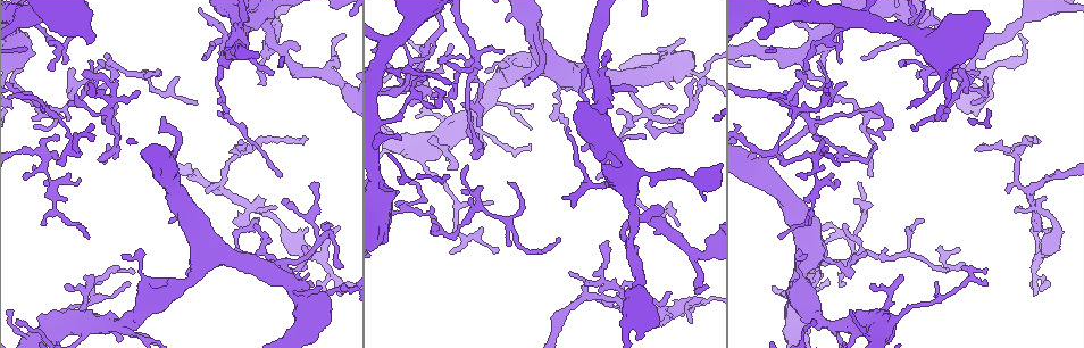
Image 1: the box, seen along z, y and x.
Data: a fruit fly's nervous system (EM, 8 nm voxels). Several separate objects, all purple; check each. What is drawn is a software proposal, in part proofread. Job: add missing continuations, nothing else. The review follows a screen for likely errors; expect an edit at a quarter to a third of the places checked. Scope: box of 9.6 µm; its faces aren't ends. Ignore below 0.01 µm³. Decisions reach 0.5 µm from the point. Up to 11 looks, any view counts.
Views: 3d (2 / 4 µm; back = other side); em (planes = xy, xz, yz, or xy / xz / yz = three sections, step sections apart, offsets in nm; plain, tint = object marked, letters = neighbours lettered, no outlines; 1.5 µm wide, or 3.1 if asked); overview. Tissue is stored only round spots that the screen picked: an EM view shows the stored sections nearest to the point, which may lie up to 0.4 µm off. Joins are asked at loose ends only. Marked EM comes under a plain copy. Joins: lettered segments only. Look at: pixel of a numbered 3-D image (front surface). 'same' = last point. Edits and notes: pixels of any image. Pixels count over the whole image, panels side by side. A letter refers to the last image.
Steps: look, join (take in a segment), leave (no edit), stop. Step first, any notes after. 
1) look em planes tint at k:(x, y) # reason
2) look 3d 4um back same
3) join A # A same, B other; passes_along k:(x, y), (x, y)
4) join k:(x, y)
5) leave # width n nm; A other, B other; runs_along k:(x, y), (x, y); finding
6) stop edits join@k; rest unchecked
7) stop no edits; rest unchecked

look em planes letters at 1:(16, 319) # an open end

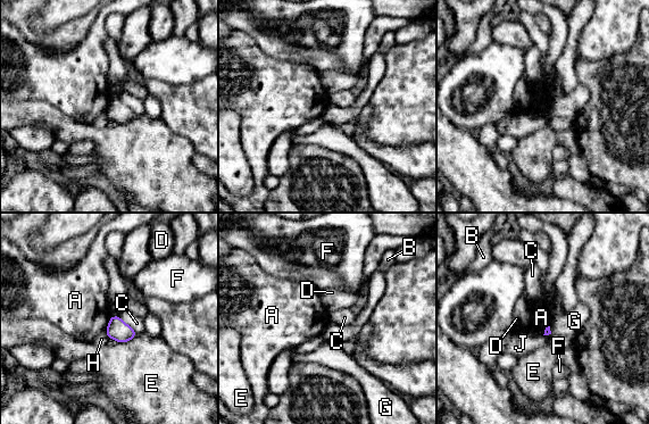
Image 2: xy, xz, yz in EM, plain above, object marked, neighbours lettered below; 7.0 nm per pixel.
leave # longest_contact C 200 nm; A other, B other, C other, D other, E other, F other, G other, H other, J other; border 2:(111, 316), (105, 331); none of them fits

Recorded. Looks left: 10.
look 3d 4um at 1:(79, 182) # tapers out

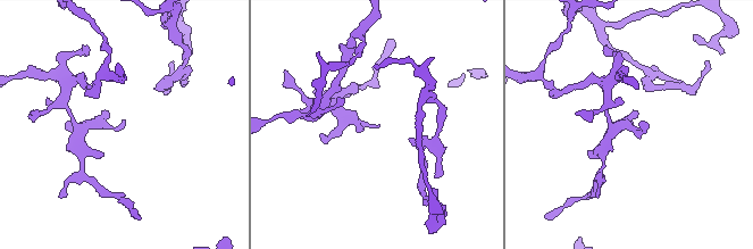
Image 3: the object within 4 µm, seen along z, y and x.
look em yz step 4 tint at 3:(125, 119)

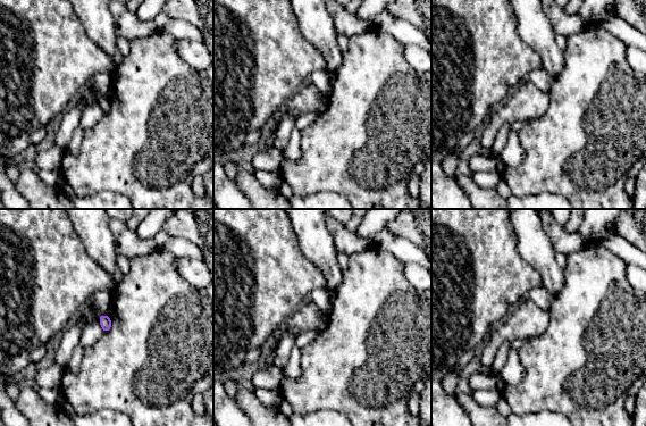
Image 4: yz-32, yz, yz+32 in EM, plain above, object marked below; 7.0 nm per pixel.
look em planes letters same # another direction

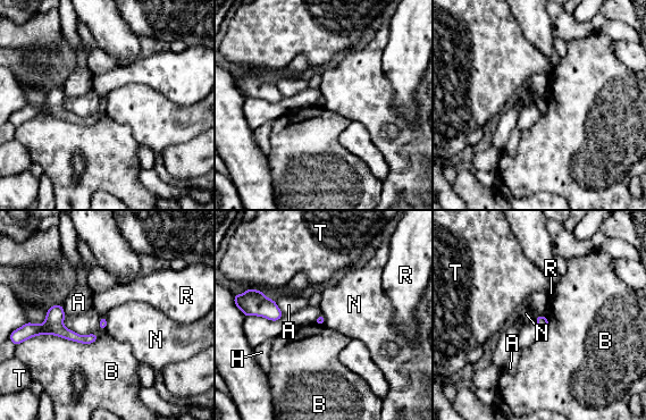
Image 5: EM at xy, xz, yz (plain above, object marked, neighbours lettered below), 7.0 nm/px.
leave # A other, B other, H other, N other, R other, T other; border 5:(105, 316), (107, 328); no lettered segment goes on from it

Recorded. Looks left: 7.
look em planes letters at 1:(343, 265) # thin end

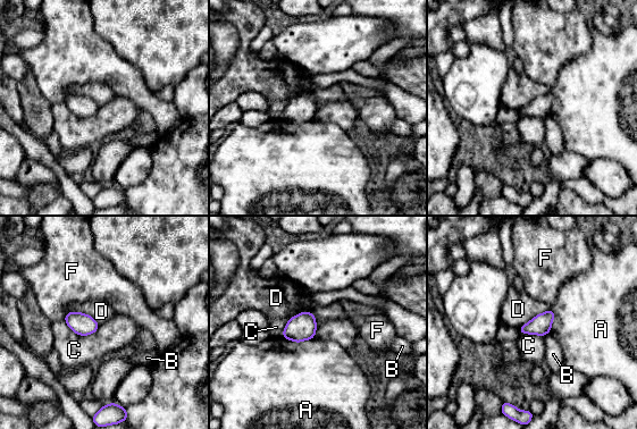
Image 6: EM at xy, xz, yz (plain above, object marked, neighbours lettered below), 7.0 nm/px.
leave # A other, B other, C other, D other, F other; border 6:(64, 316), (84, 312), (99, 324); none of them fits

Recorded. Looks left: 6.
look em planes letters at 1:(784, 90) # branch stops here

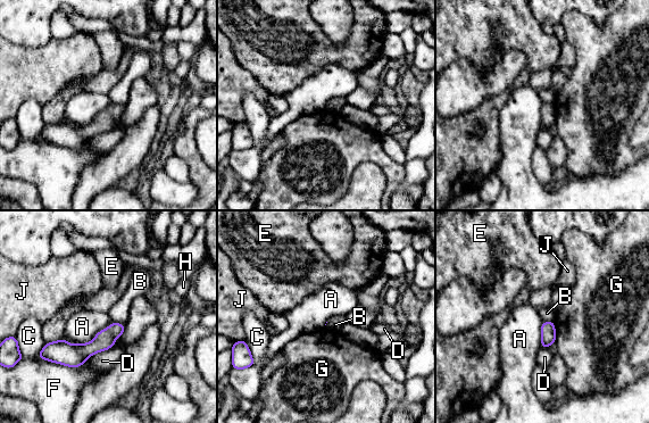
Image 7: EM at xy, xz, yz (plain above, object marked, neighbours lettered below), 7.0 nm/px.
leave # A other, B other, C other, D other, E other, F other, G other, H other, J other; runs_along 7:(122, 326), (85, 350), (47, 348); no lettered segment goes on from it

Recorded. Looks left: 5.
stop no edits; rest unchecked

